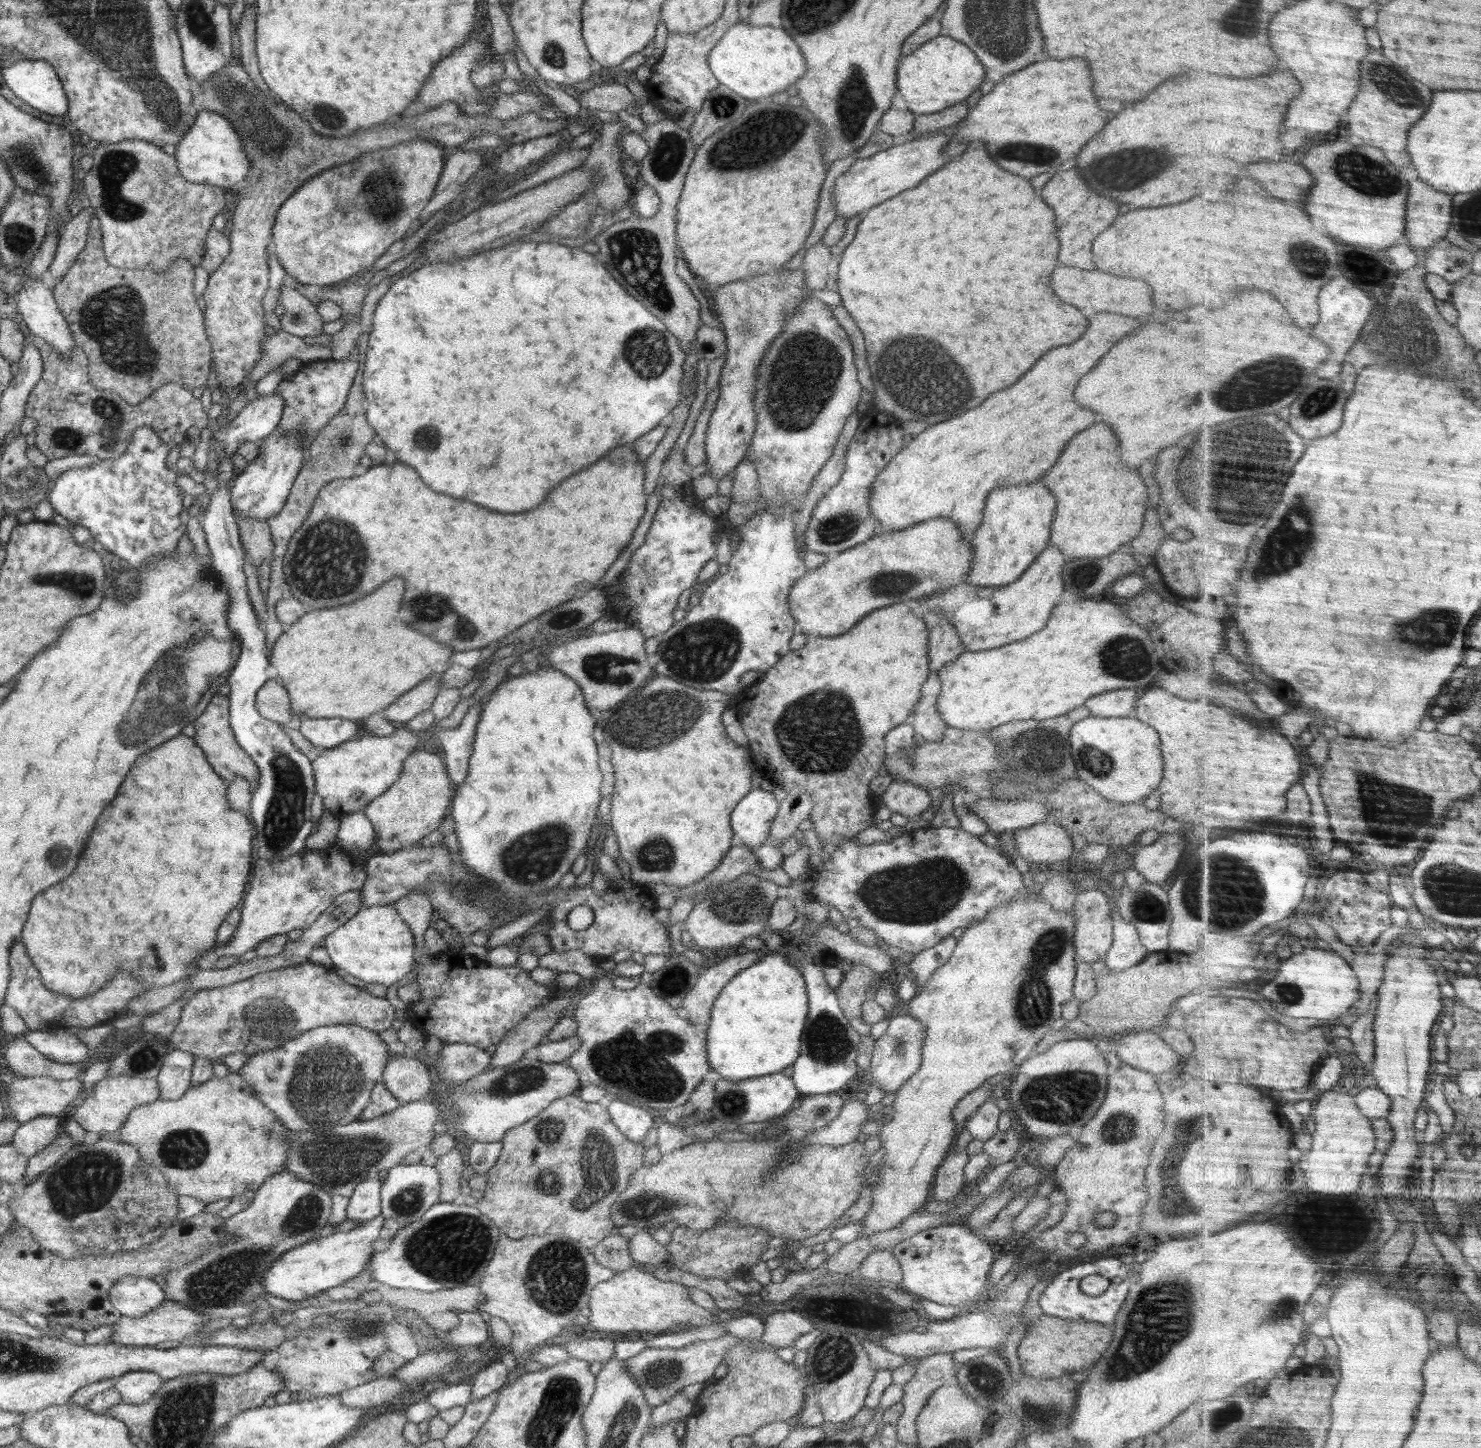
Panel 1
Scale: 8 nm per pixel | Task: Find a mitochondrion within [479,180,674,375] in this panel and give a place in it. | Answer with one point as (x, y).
(636, 251)

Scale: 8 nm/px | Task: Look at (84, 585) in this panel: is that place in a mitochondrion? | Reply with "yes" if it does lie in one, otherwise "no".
yes

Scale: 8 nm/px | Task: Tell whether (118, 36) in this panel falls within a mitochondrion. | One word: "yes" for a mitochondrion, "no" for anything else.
yes

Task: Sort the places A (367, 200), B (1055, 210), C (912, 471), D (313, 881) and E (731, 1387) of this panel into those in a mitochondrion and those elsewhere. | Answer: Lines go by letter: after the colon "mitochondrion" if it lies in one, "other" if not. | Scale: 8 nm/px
A: mitochondrion
B: other
C: other
D: mitochondrion
E: other

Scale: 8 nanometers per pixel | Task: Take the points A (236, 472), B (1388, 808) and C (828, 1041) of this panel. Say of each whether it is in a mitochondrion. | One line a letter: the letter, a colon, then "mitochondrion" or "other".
A: other
B: mitochondrion
C: mitochondrion

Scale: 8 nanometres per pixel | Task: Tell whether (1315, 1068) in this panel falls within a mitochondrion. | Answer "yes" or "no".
no

